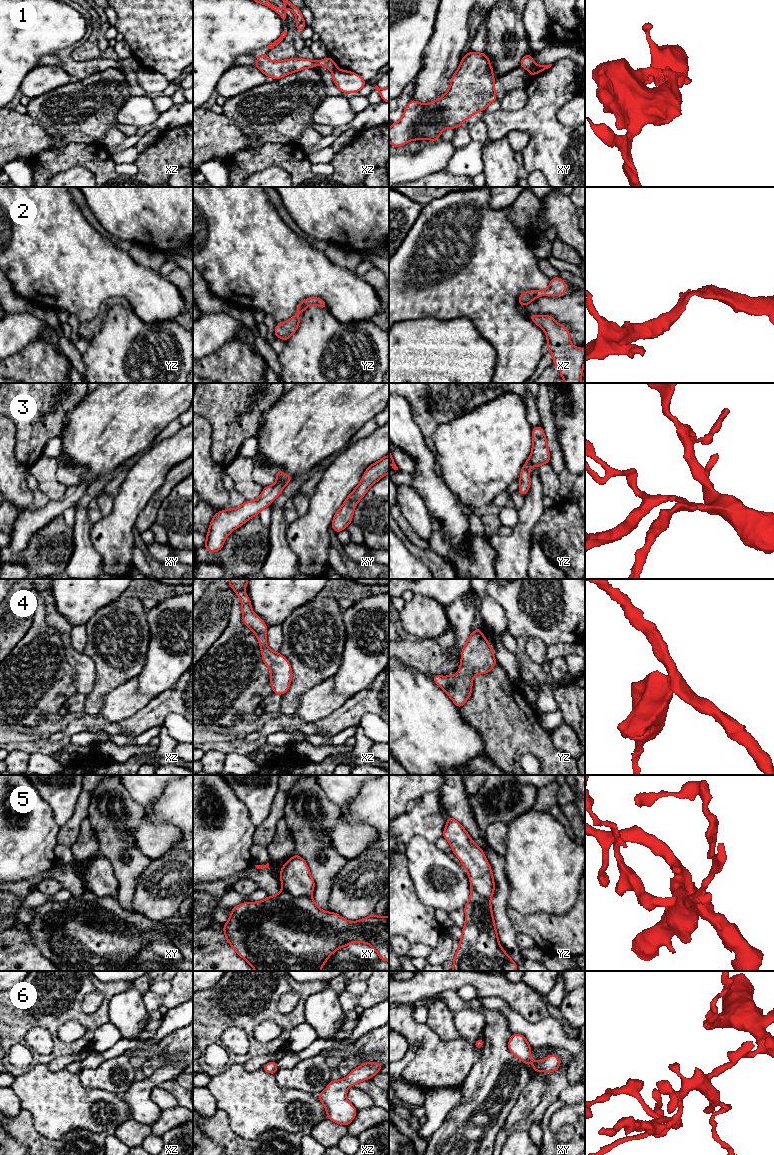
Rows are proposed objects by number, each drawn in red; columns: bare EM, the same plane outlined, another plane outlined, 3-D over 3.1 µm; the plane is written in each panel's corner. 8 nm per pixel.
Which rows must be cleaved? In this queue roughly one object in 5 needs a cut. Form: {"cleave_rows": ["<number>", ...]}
{"cleave_rows": ["1"]}

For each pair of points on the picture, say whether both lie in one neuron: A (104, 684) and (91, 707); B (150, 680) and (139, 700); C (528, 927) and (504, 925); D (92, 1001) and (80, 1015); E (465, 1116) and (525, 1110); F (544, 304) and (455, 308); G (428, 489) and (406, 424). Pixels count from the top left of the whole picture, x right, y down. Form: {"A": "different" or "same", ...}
{"A": "same", "B": "different", "C": "different", "D": "different", "E": "different", "F": "different", "G": "same"}

